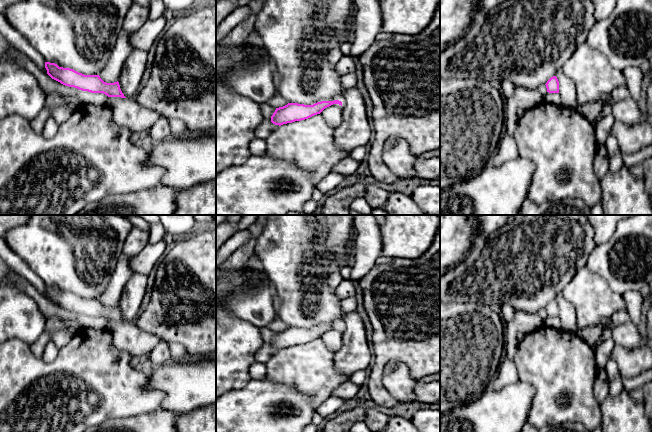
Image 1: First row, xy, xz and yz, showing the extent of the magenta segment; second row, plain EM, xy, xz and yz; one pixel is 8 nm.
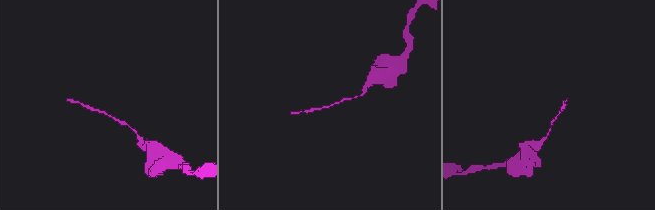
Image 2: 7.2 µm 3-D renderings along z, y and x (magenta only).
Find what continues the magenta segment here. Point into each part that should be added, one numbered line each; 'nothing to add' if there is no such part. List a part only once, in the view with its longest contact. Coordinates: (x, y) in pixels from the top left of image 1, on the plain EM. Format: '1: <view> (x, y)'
nothing to add

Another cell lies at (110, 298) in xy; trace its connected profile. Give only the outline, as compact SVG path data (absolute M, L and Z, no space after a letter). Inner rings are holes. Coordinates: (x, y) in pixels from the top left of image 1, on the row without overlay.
M126 255L120 258L107 289L99 298L104 306L114 307L118 305L121 293L130 276L133 274L128 265L128 262L132 258Z

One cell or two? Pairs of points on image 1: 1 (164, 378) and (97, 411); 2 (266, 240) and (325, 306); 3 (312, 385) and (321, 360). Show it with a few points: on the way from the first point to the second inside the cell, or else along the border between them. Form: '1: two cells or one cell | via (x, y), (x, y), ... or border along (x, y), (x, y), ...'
1: two cells | border along (147, 375), (147, 385), (164, 393), (160, 406)
2: one cell | via (285, 259), (299, 273), (302, 292), (306, 296)
3: one cell | via (312, 379), (312, 369), (315, 366)

